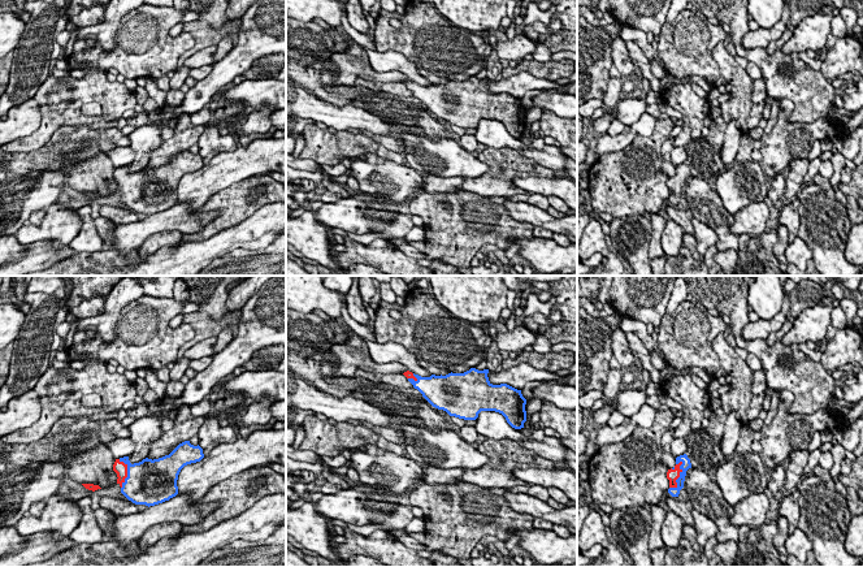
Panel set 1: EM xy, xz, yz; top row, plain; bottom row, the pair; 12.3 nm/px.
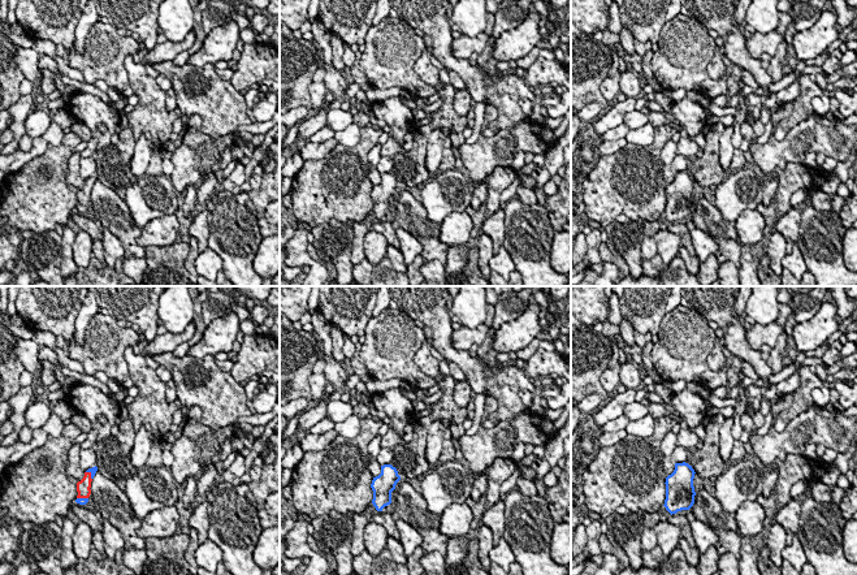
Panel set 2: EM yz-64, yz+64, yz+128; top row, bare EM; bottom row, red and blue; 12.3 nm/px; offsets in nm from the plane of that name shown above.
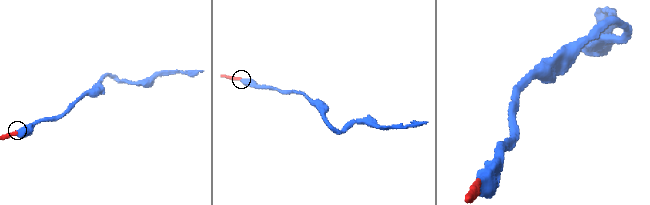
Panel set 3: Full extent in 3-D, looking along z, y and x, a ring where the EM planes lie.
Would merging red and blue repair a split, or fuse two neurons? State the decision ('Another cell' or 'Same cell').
Same cell

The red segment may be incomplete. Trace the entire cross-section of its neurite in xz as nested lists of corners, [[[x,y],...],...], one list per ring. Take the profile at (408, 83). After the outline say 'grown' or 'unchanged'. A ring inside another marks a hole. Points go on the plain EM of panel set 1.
[[[470,77],[464,82],[421,86],[409,79],[403,83],[422,105],[435,117],[450,125],[476,129],[481,120],[502,122],[515,137],[524,137],[526,130],[526,108],[521,99],[507,92],[493,94],[487,86],[489,78]]]; grown

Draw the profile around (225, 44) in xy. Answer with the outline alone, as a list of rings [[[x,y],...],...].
[[[226,35],[224,36],[218,44],[217,44],[217,51],[213,55],[213,65],[220,61],[230,49],[233,48],[233,40],[231,40],[231,35]]]

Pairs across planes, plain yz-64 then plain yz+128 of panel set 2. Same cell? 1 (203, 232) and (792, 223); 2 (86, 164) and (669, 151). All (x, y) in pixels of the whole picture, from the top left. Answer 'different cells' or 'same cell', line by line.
1: same cell
2: different cells

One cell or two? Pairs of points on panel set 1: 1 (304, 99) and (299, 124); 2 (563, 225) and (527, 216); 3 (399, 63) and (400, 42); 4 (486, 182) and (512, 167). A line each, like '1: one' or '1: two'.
1: two
2: one
3: two
4: one

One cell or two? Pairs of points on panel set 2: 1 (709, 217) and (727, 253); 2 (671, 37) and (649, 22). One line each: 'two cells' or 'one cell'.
1: one cell
2: two cells

